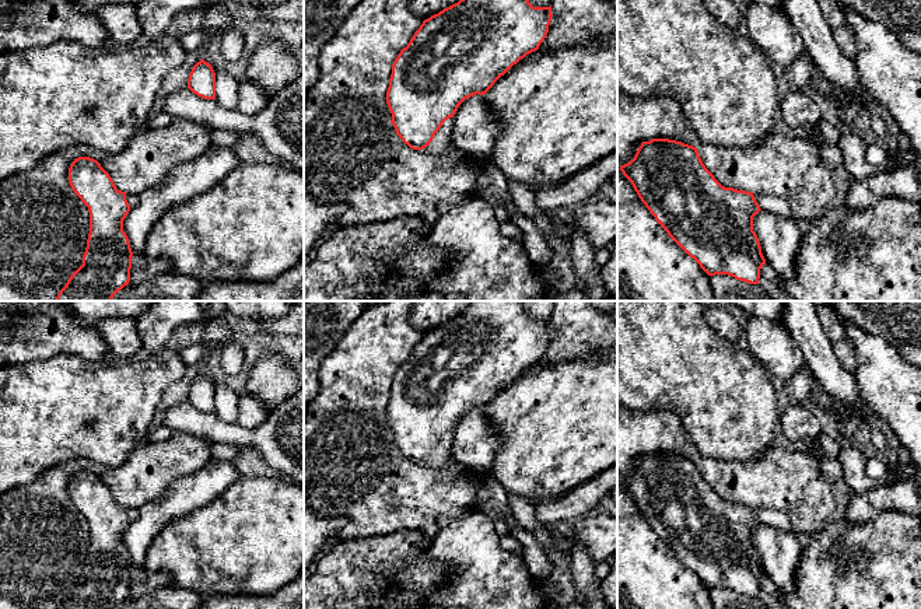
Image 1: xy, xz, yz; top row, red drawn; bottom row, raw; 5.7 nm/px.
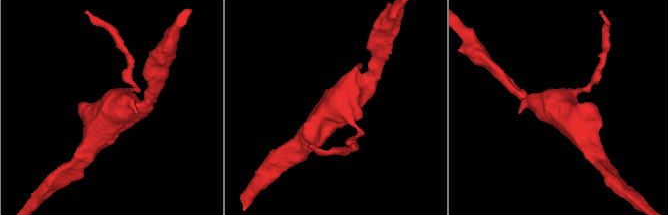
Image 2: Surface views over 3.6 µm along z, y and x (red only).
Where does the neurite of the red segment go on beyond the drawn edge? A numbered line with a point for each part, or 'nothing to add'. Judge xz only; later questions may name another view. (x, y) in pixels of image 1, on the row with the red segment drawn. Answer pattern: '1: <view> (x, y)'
1: xz (443, 140)

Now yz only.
1: yz (770, 203)

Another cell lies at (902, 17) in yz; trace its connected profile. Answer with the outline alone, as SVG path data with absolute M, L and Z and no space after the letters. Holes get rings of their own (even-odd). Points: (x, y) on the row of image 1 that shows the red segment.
M838 0L864 18L883 24L908 50L921 56L921 0Z

